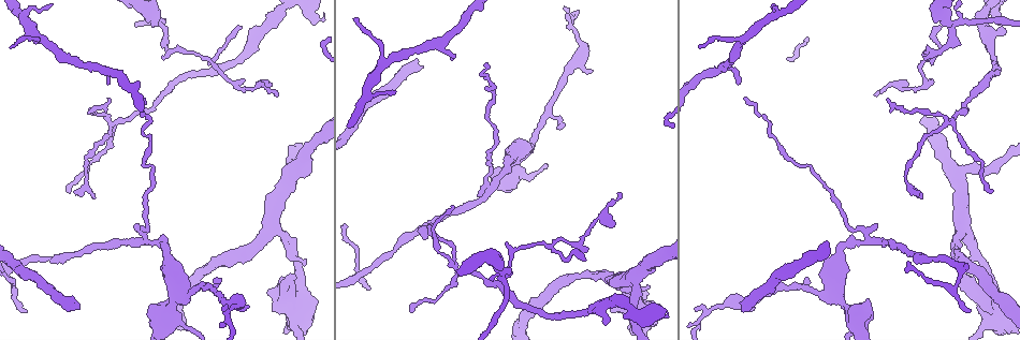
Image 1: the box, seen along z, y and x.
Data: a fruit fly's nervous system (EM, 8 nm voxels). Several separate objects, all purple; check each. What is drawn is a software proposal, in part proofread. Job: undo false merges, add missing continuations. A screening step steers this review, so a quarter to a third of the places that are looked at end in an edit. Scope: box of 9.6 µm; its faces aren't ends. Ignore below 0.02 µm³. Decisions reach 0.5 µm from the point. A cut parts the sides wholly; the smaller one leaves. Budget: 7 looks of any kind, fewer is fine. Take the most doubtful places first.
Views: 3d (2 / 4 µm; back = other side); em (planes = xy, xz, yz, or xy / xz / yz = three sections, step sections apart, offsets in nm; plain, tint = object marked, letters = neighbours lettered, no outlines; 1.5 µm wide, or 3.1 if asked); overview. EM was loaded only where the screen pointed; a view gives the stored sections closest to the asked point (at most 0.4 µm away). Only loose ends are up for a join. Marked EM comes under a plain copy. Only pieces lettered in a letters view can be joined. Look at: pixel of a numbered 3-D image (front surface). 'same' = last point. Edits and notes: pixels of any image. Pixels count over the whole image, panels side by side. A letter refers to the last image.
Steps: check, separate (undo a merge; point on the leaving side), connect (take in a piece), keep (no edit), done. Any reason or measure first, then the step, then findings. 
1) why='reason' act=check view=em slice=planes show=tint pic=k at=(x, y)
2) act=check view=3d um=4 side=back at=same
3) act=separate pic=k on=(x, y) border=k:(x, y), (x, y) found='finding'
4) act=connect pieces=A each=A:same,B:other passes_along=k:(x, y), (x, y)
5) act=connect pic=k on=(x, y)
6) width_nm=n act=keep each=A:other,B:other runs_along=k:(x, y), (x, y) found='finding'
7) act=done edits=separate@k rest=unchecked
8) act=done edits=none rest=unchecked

why='branch stops here' act=check view=3d um=4 pic=1 at=(423, 67)

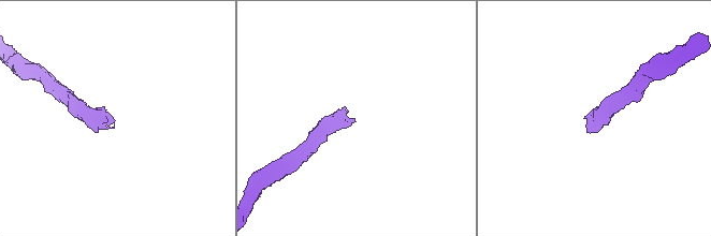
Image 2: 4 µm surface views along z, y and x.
why='shape alone is not enough' act=check view=em slice=planes show=letters pic=2 at=(596, 122)

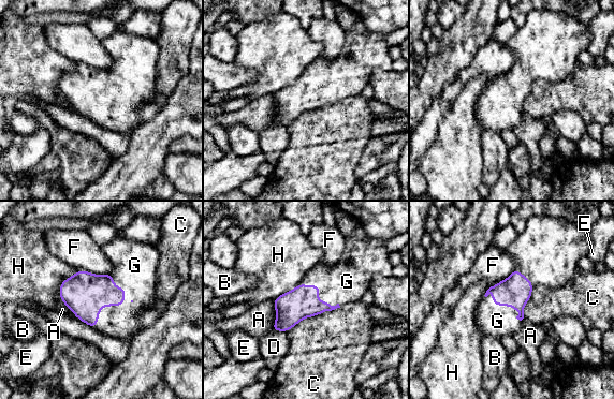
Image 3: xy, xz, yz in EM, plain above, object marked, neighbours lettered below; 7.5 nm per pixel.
width_nm=240 act=connect pieces=G each=A:other,B:other,C:other,D:other,E:other,F:other,G:same,H:other found='the cell continues'

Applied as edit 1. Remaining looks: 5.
why='tapers out' act=check view=3d um=2 pic=1 at=(737, 82)

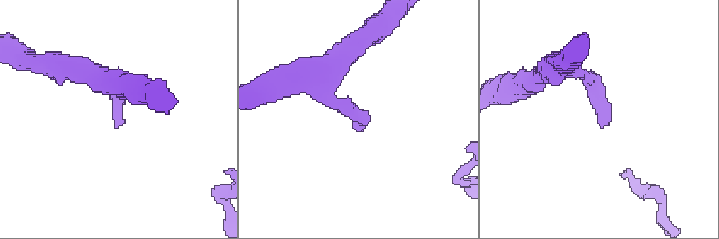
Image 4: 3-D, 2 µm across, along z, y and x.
act=check view=em slice=planes show=letters pic=4 at=(116, 127)

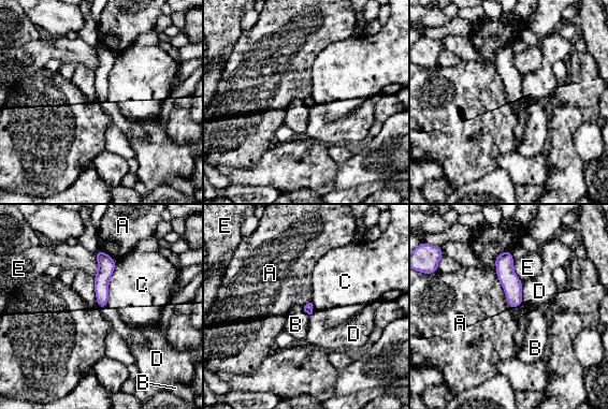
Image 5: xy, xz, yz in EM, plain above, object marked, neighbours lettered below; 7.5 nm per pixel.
longest_contact=A:460nm act=keep each=A:other,B:other,C:other,D:other,E:other found='none of them fits'

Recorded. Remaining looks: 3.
act=check view=overview

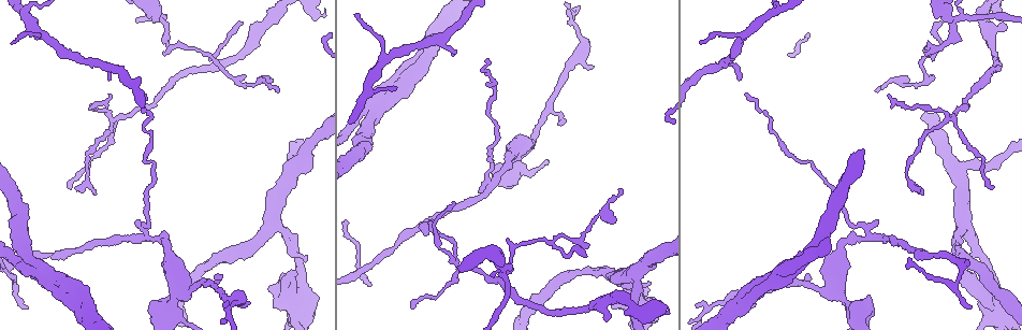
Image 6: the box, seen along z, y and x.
why='tapers out' act=check view=3d um=2 pic=6 at=(112, 95)

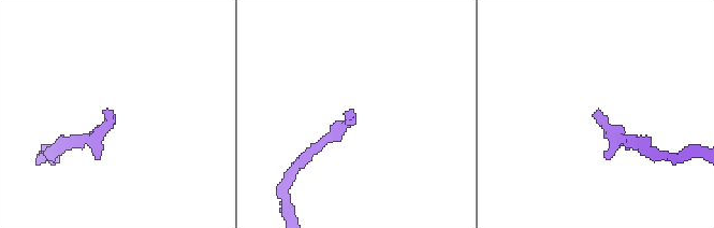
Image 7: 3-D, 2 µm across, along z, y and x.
act=check view=em slice=planes show=letters pic=7 at=(108, 112)

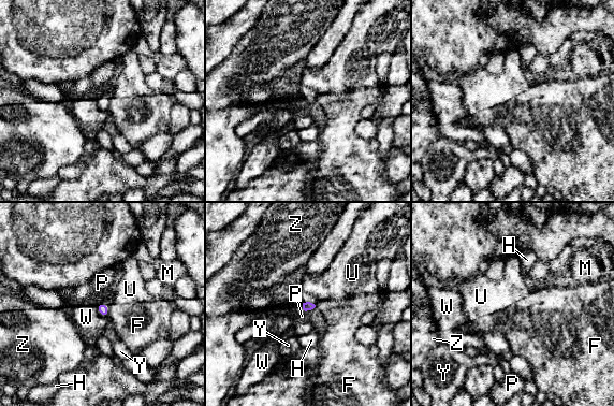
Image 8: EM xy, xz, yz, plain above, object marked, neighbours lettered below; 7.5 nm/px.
act=keep each=F:other,H:other,M:other,P:other,U:other,W:other,Y:other,Z:other border=8:(96, 304), (97, 310), (107, 318) found='none of them fits'

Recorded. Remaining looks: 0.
act=done edits=connect@3 rest=unchecked

